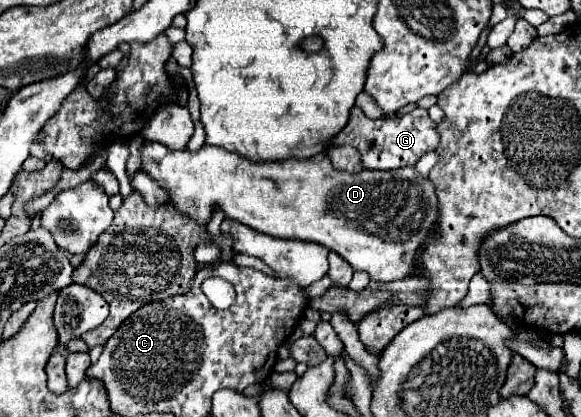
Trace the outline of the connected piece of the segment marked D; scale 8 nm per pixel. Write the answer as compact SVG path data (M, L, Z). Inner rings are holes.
M143 142L141 168L167 192L167 202L189 220L207 226L215 206L225 212L225 218L237 220L257 232L275 238L293 238L327 246L345 258L353 270L367 272L373 282L393 282L415 272L417 252L423 248L427 236L435 230L437 222L437 198L431 182L419 178L415 168L399 170L361 170L357 174L341 172L331 166L331 160L321 152L305 160L283 162L251 162L235 152L219 146L201 146L197 152L189 148L171 150L159 142Z

